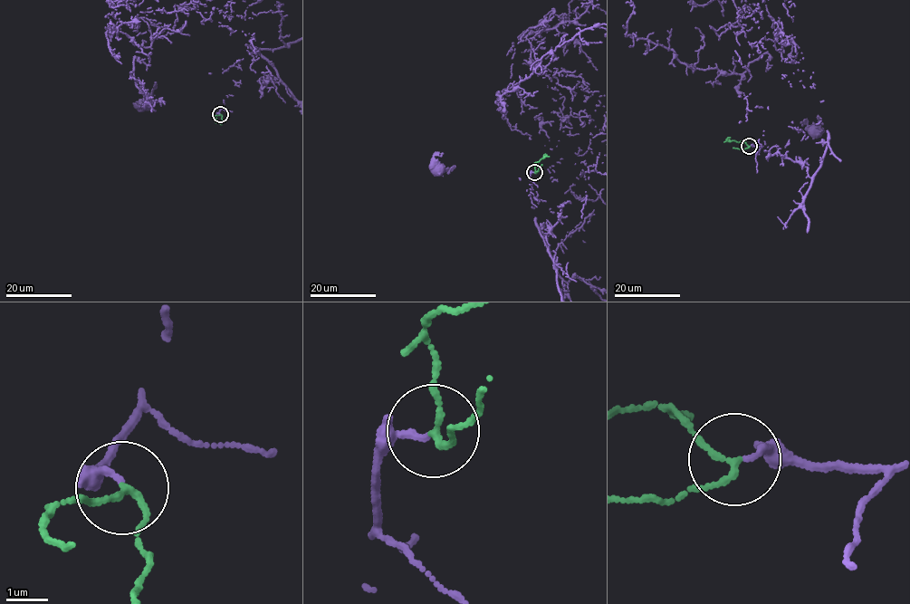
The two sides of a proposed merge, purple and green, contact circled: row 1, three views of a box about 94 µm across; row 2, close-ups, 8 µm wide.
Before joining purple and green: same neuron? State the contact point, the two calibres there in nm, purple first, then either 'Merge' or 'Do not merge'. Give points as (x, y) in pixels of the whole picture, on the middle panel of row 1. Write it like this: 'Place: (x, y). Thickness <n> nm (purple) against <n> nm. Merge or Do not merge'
Place: (534, 172). Thickness 150 nm (purple) against 130 nm. Merge

